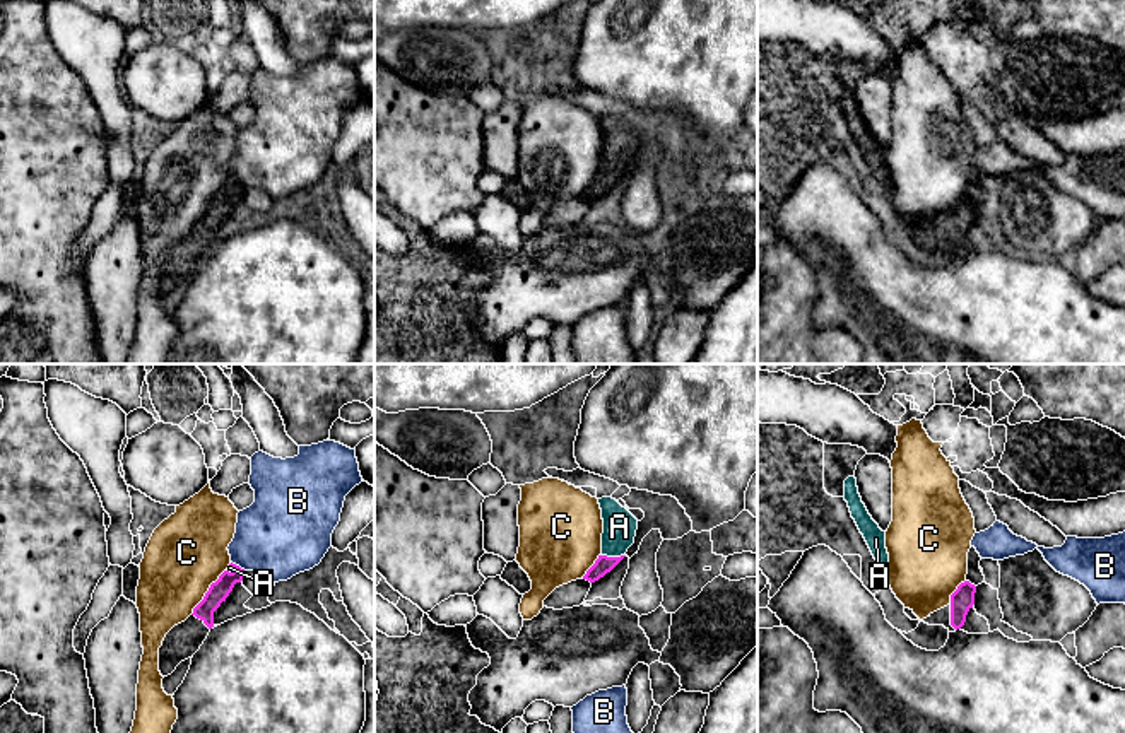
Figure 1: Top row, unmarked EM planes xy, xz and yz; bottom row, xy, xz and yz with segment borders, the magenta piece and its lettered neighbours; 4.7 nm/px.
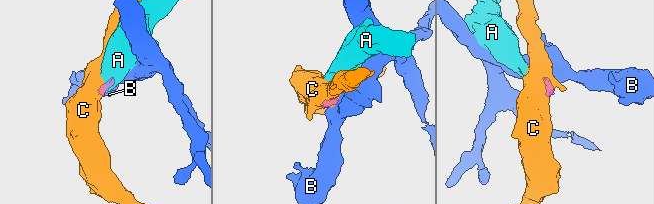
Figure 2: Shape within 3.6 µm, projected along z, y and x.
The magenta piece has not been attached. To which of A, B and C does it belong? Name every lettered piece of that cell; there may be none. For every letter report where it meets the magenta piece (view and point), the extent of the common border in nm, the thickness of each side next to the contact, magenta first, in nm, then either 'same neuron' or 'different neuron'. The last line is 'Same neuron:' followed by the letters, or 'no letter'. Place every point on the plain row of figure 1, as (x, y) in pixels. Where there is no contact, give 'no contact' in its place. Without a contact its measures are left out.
A: contact xz (614, 175); length 110 nm; calibres 90 and 160 nm; same neuron
B: contact xy (238, 183); length 80 nm; calibres 90 and 400 nm; different neuron
C: contact xy (207, 209); length 280 nm; calibres 90 and 380 nm; different neuron
Same neuron: A

